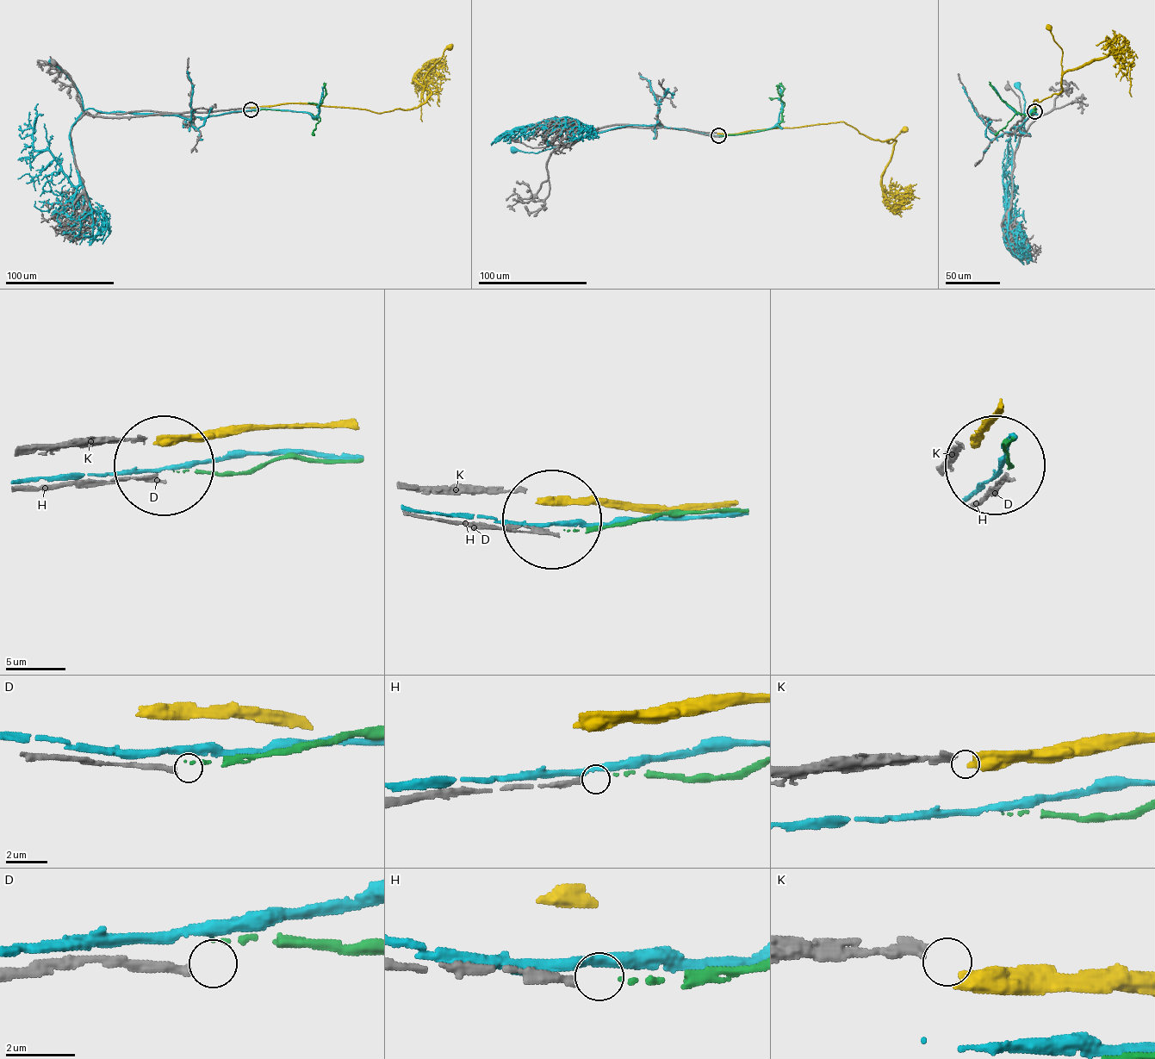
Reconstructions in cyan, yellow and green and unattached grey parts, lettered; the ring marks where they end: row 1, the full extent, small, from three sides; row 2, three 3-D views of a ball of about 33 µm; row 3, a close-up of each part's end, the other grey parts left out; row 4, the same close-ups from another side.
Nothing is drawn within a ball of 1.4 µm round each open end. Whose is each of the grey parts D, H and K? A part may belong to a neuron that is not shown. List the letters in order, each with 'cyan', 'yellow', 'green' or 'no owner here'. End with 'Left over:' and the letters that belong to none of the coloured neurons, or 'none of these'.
D: no owner here
H: green
K: yellow
Left over: D

